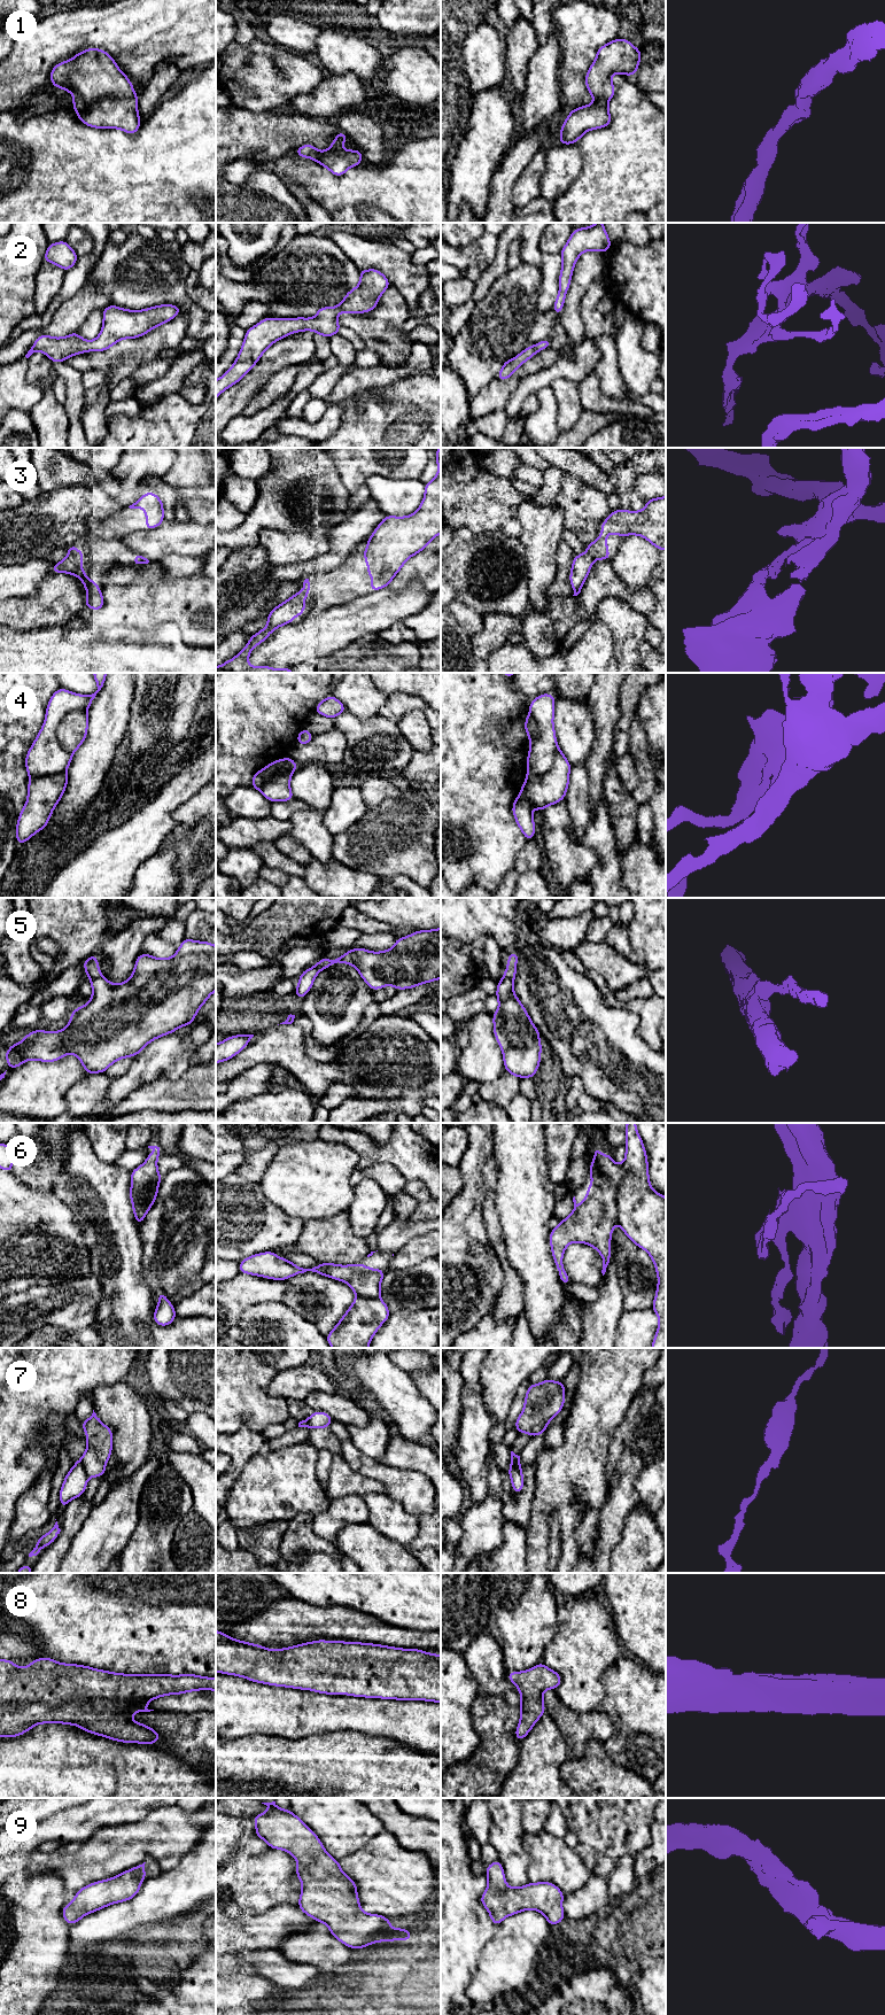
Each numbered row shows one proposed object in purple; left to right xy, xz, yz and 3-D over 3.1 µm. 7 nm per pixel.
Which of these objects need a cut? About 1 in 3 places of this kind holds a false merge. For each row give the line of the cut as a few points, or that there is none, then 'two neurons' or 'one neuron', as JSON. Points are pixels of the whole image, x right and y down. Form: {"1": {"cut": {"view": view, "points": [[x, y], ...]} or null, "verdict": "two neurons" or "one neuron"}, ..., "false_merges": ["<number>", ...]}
{"1": {"cut": null, "verdict": "one neuron"}, "2": {"cut": null, "verdict": "one neuron"}, "3": {"cut": null, "verdict": "one neuron"}, "4": {"cut": null, "verdict": "one neuron"}, "5": {"cut": {"view": "xy", "points": [[101, 975], [90, 981]]}, "verdict": "two neurons"}, "6": {"cut": {"view": "yz", "points": [[622, 1165], [622, 1176], [616, 1193], [616, 1221]]}, "verdict": "two neurons"}, "7": {"cut": {"view": "xy", "points": [[79, 1461], [88, 1475]]}, "verdict": "two neurons"}, "8": {"cut": null, "verdict": "one neuron"}, "9": {"cut": null, "verdict": "one neuron"}, "false_merges": ["5", "6", "7"]}

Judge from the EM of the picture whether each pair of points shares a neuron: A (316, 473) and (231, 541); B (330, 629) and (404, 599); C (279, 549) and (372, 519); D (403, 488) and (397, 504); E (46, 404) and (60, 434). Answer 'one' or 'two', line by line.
A: one
B: one
C: two
D: one
E: one

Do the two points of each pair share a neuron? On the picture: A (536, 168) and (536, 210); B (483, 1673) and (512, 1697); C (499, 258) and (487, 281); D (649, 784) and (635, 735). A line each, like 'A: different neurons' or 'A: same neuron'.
A: different neurons
B: same neuron
C: same neuron
D: same neuron

